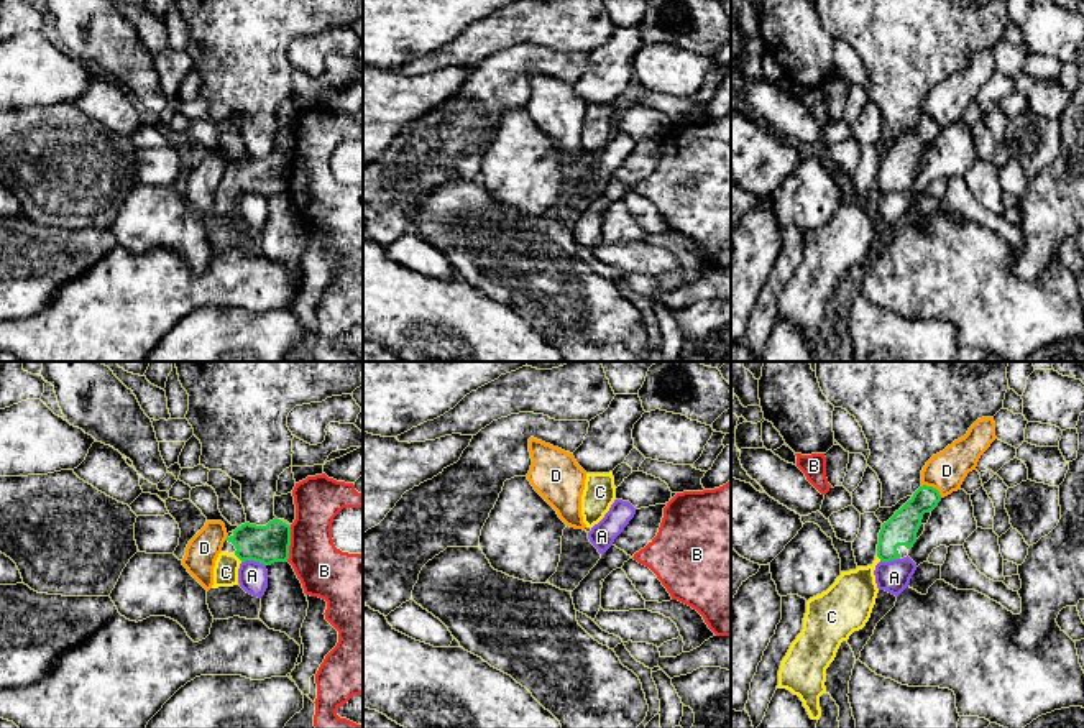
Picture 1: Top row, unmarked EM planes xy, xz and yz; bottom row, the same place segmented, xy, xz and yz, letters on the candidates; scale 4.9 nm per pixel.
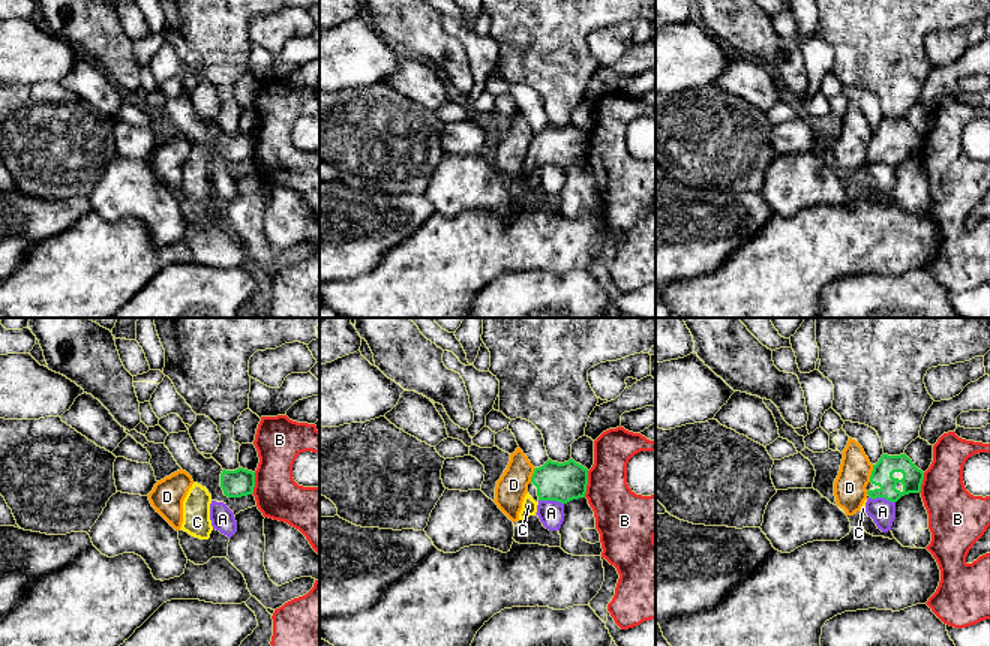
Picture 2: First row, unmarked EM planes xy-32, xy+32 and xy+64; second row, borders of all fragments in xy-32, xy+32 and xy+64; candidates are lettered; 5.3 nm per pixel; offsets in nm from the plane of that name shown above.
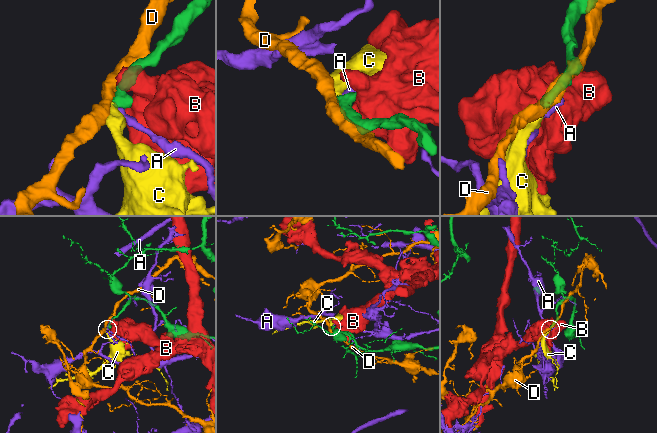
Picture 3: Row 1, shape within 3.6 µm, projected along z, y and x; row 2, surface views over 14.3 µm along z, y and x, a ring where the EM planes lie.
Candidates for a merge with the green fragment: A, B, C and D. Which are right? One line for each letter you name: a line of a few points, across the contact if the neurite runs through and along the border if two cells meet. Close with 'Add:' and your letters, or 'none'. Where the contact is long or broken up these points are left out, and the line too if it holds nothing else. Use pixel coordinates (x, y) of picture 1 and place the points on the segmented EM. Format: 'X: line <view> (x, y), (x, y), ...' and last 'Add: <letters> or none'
C: line xy (266, 544), (252, 544), (238, 557), (225, 572)
Add: C

